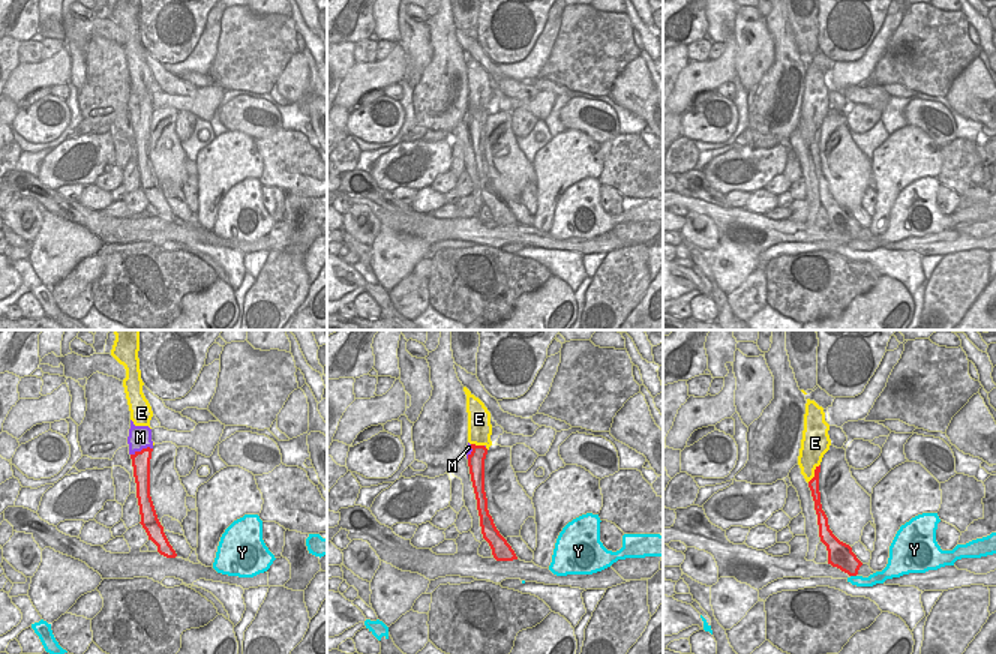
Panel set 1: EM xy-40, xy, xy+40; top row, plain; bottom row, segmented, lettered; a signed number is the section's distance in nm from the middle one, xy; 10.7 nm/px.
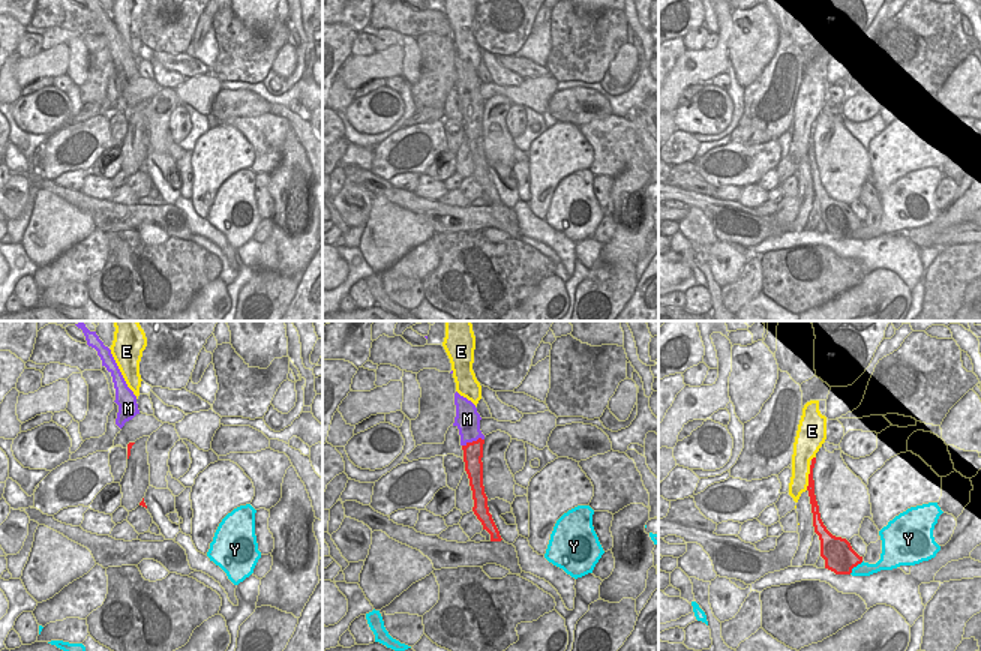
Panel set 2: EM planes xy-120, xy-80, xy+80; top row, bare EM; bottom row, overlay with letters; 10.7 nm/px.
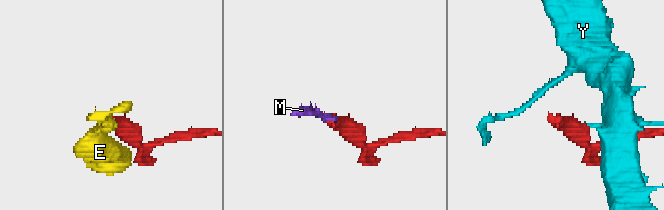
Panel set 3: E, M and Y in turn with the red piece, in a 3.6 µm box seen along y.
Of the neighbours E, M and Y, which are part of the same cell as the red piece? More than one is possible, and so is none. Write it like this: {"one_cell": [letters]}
{"one_cell": ["M"]}

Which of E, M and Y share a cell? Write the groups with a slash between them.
E / M / Y

